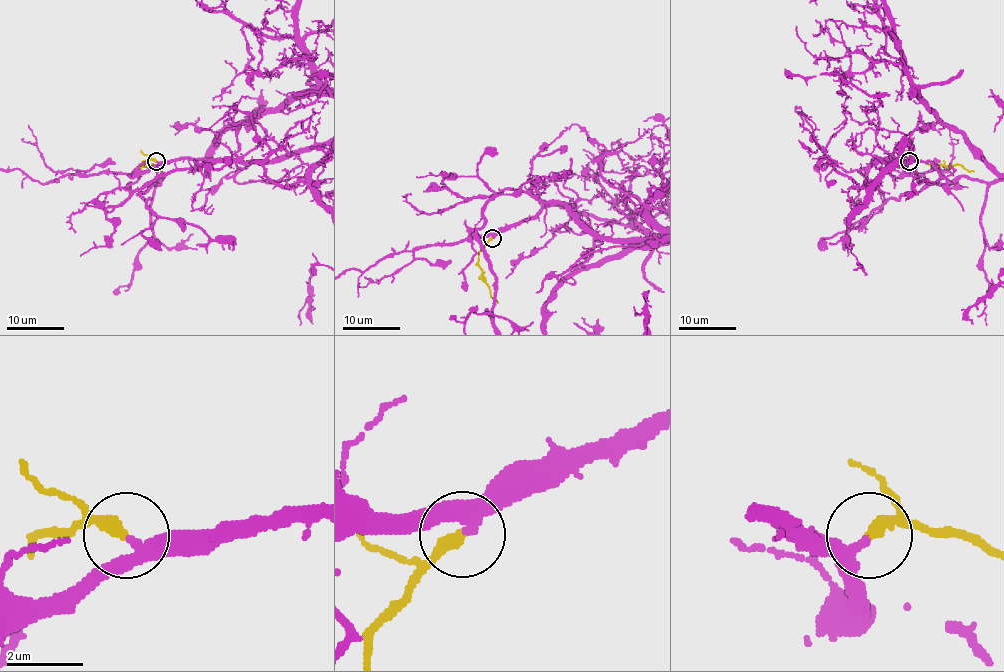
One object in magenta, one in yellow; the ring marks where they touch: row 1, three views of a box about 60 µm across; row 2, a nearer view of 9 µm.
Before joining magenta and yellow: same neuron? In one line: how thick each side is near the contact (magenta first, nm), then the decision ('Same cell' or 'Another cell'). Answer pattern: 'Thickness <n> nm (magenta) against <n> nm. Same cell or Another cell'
Thickness 200 nm (magenta) against 320 nm. Same cell

